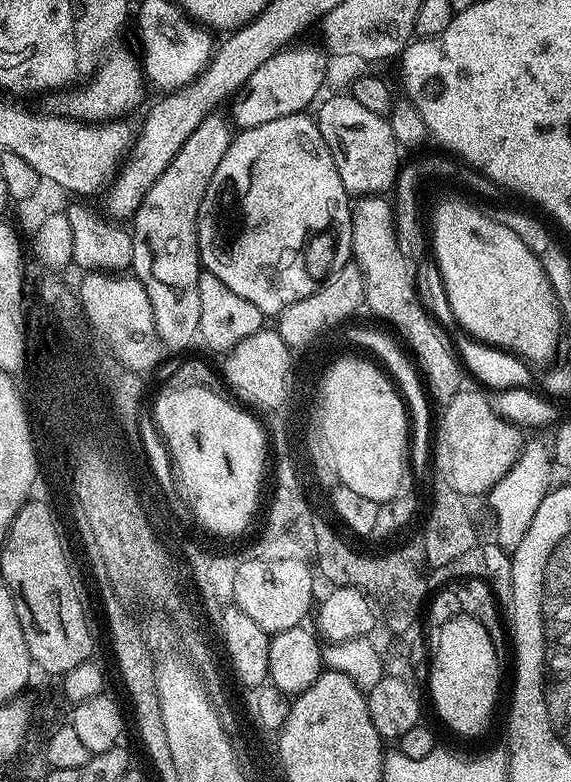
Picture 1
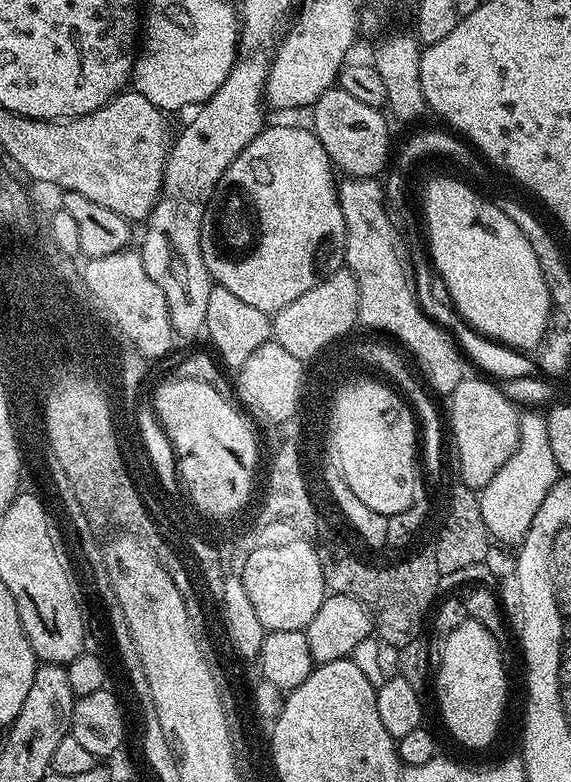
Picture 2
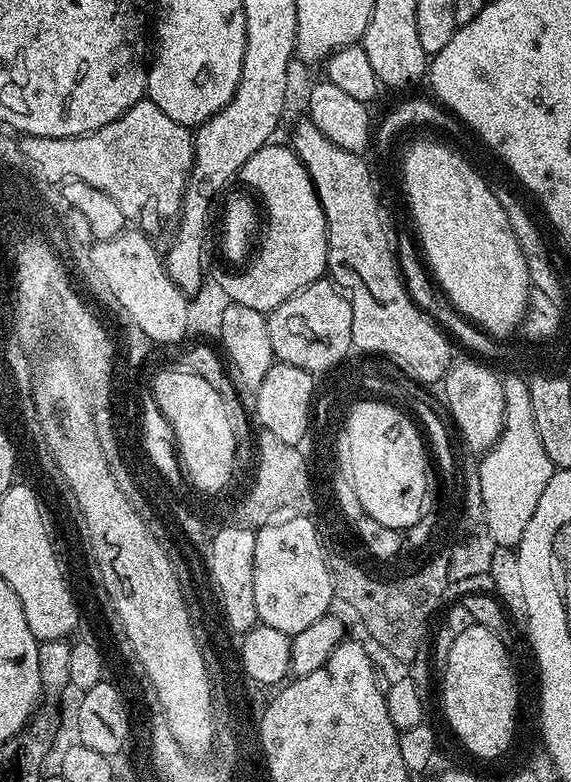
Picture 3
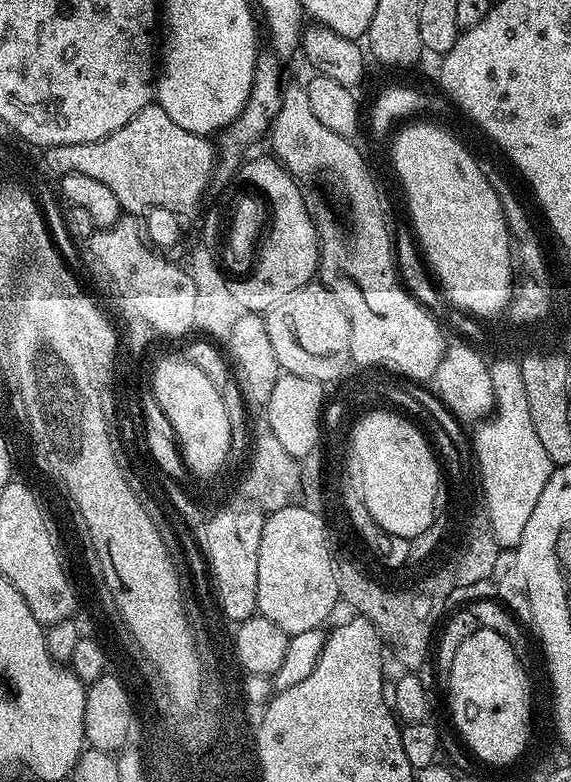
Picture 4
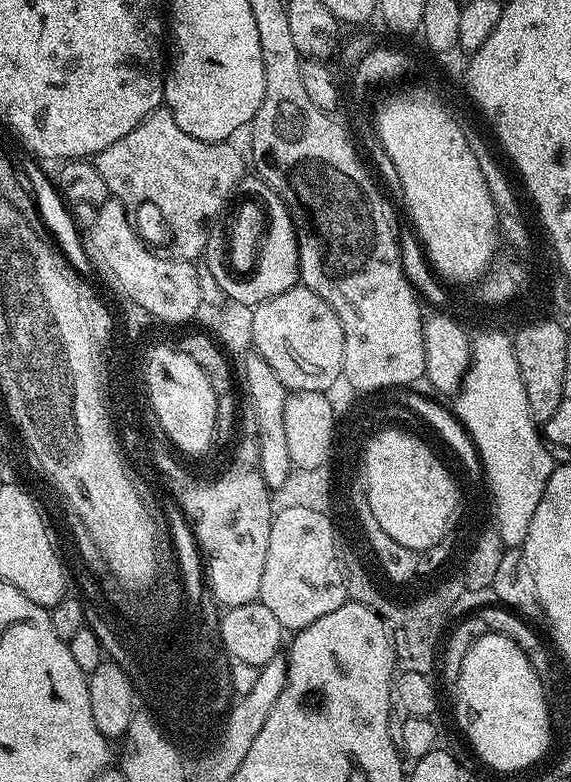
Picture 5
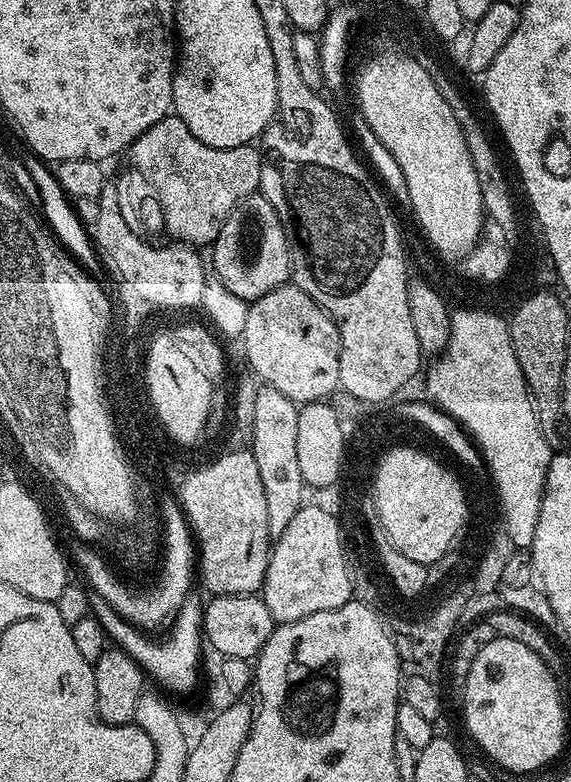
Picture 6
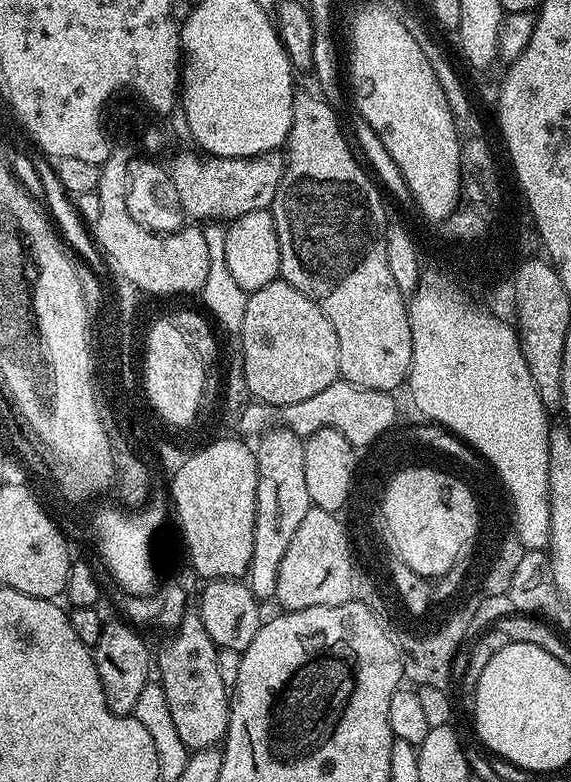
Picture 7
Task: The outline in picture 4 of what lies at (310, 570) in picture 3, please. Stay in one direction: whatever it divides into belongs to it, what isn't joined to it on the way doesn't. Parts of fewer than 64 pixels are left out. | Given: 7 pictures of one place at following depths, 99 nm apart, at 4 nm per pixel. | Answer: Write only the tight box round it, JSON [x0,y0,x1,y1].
[256,502,340,636]

